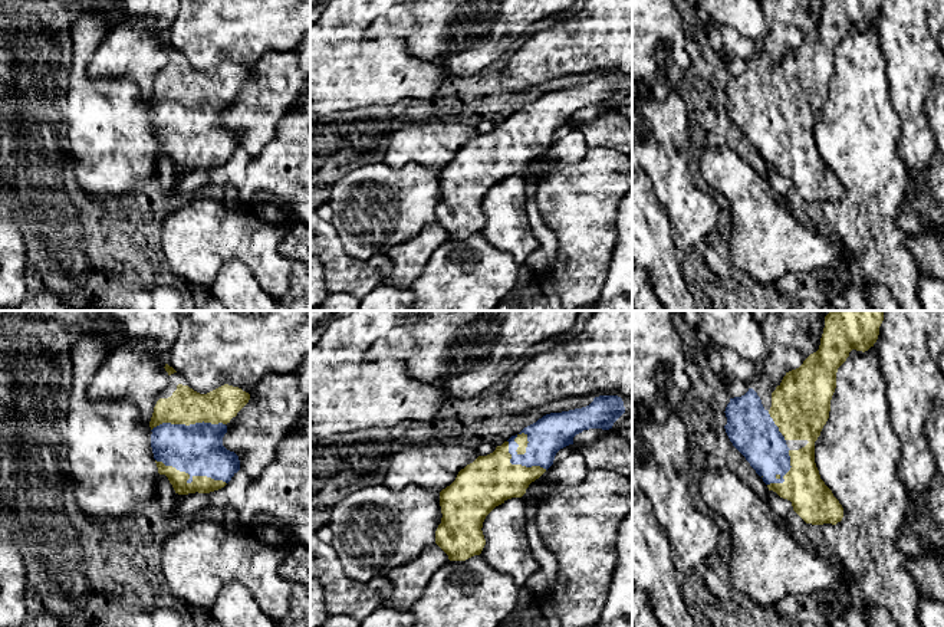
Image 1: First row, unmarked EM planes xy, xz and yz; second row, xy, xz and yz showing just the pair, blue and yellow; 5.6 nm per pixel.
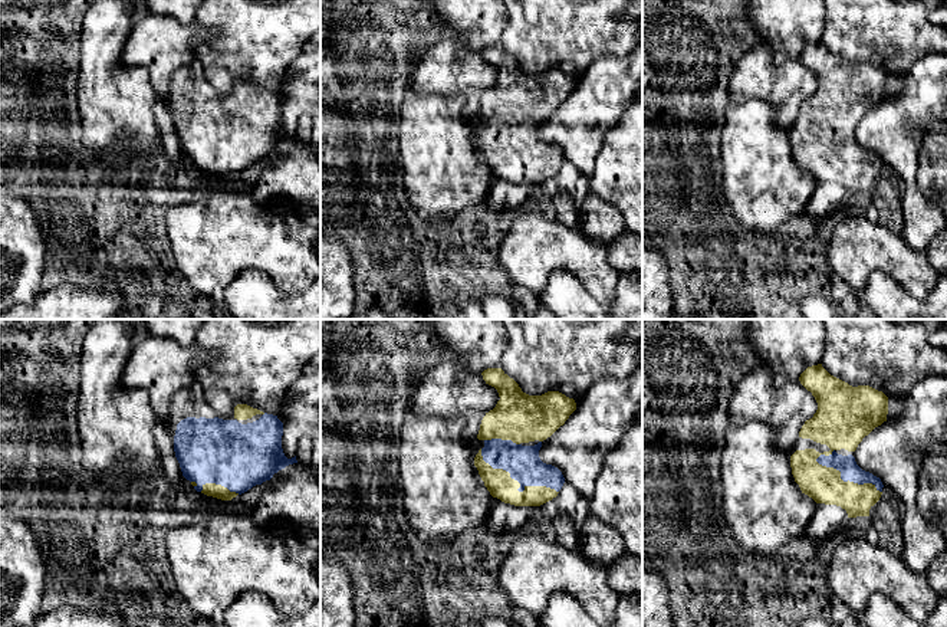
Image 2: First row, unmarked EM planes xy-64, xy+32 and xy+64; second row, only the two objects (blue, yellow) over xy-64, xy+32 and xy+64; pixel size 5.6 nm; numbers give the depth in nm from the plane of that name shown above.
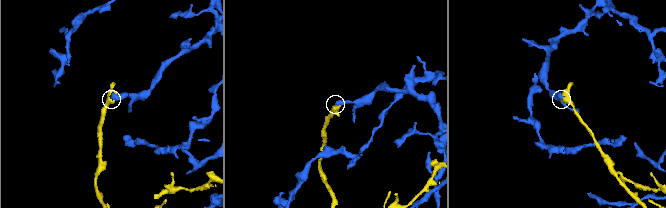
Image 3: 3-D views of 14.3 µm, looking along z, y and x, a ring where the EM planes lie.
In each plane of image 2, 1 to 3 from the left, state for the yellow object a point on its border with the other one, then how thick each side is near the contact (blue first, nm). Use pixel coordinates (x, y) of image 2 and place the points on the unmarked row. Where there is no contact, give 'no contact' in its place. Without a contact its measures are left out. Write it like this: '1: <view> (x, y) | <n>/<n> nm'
1: xy-64 (219, 161) | 380/80 nm
2: xy+32 (519, 160) | 190/150 nm
3: xy+64 (847, 158) | 110/200 nm

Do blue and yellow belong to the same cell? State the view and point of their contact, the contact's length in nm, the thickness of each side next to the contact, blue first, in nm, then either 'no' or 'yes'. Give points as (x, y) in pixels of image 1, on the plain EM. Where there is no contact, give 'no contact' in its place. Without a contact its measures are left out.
meets blue in xy at (191, 154); contact 420 nm long; 280 nm thick on the blue side, 100 nm on the other; yes

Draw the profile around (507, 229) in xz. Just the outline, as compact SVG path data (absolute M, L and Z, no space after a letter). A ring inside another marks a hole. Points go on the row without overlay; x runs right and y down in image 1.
M522 175L496 184L483 200L486 223L481 234L490 246L510 255L517 265L539 247L527 217L527 196Z

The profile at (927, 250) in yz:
M922 233L907 239L905 247L917 262L921 276L944 279L944 236Z

